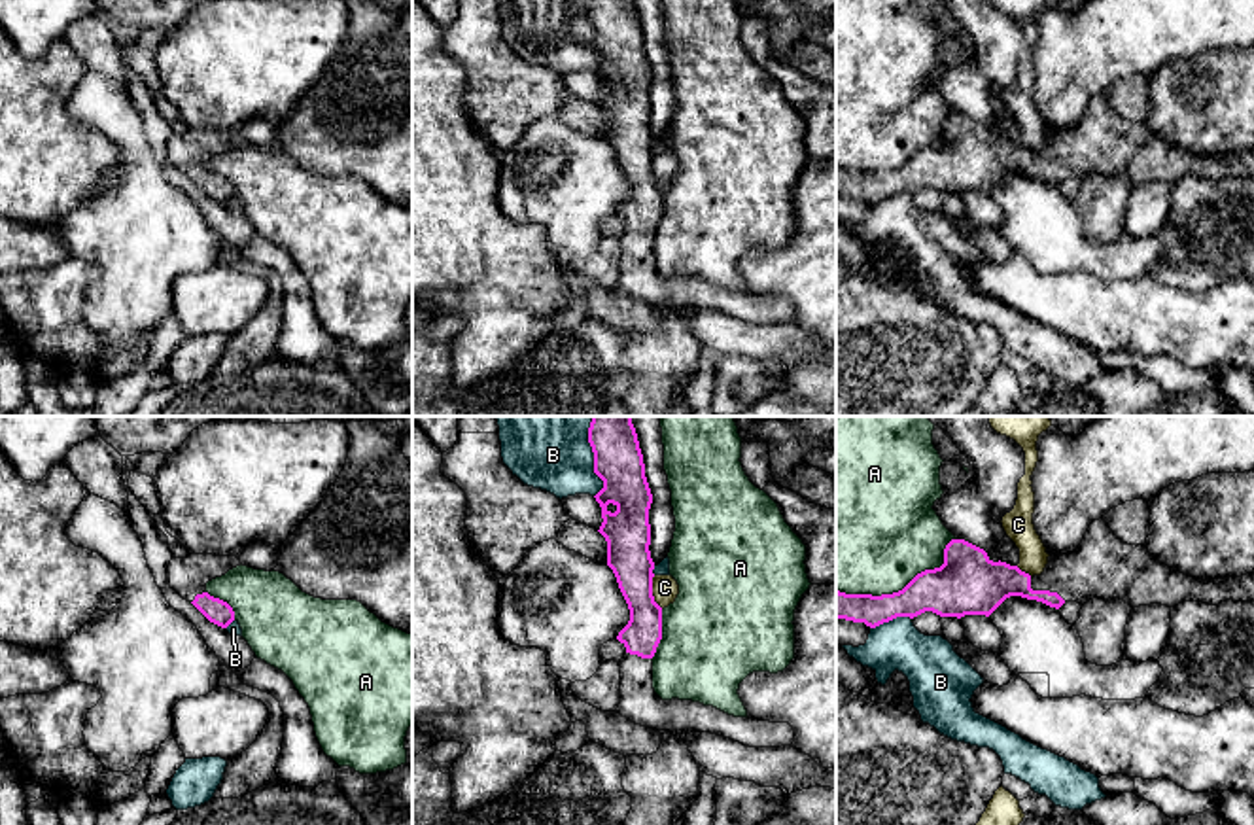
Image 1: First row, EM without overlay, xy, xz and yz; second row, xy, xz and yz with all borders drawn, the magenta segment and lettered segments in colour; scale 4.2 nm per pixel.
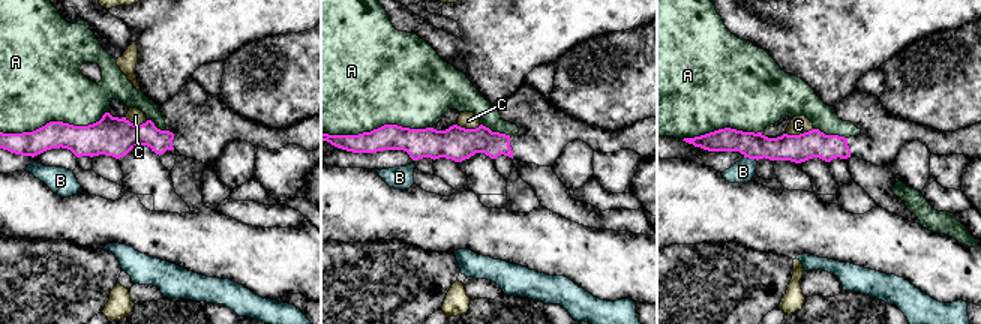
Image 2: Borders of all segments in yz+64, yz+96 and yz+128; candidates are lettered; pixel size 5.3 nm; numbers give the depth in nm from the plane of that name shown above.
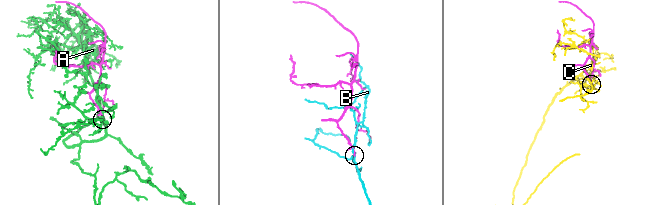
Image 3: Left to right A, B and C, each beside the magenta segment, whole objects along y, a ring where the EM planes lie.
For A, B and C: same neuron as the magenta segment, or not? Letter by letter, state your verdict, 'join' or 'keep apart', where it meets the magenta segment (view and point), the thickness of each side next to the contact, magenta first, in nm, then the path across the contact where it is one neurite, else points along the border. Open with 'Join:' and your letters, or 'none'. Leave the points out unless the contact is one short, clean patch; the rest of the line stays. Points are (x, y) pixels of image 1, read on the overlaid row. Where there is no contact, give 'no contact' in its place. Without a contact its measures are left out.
Join: none
A: keep apart | yz (903, 589) | 240/480 nm
B: keep apart | xz (594, 456) | 200/380 nm
C: keep apart | xz (651, 593) | 180/110 nm | along xz (653, 576), (653, 598), (662, 608)

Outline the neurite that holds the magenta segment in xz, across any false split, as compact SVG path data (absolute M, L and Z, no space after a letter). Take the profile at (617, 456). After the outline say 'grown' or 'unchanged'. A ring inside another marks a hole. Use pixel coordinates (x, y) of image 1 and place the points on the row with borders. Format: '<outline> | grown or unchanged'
M592 416L588 443L594 452L594 473L603 481L603 488L594 496L603 518L598 532L607 541L607 566L613 570L630 609L630 621L617 636L626 647L626 655L618 660L620 704L617 711L636 725L673 734L653 755L626 755L622 787L632 797L632 810L624 825L673 825L673 819L685 816L698 797L700 768L688 751L687 734L711 732L749 747L781 747L792 746L794 730L789 723L734 717L692 700L662 700L654 693L653 657L662 640L662 607L653 596L654 562L649 551L653 494L632 416Z | grown

